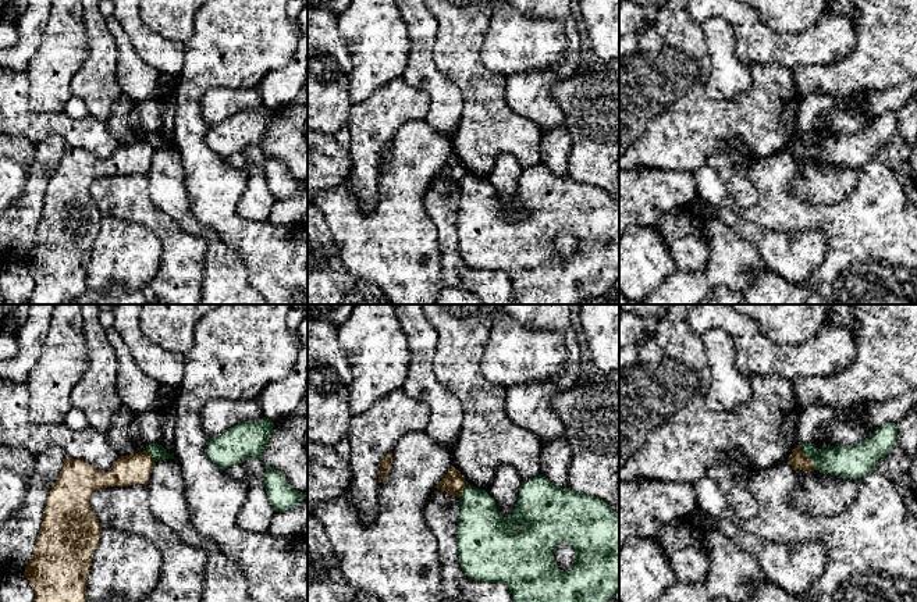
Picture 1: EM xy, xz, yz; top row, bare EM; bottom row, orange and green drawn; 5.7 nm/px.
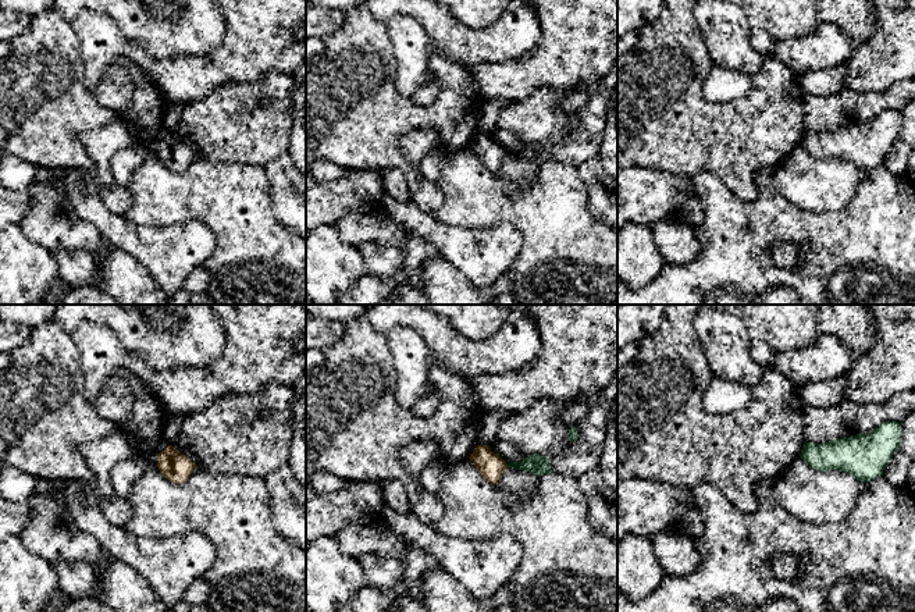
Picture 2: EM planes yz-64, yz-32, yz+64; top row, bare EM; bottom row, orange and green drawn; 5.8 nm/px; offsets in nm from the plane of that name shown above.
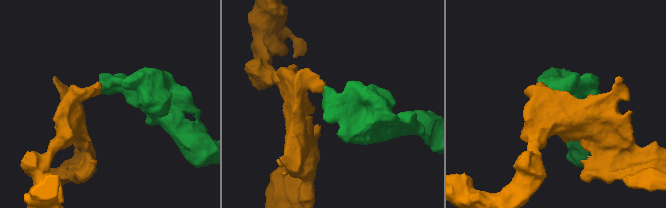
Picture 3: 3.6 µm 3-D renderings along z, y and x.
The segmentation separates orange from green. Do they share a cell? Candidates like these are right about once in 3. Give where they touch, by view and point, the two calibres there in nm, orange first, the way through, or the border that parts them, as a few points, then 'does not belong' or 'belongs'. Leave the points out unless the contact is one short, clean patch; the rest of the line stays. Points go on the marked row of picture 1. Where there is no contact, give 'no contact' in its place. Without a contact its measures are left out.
contact yz (807, 458); calibres 100 and 190 nm; border yz (798, 445), (816, 469); does not belong

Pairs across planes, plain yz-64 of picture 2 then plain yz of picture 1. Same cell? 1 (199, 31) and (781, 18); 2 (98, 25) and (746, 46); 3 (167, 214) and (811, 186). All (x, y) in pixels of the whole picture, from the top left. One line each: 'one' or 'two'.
1: two
2: two
3: two

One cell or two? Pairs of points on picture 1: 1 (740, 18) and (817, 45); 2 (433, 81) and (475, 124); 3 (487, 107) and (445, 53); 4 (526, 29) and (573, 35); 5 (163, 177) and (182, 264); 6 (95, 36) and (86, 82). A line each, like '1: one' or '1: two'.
1: one
2: two
3: one
4: two
5: two
6: one

